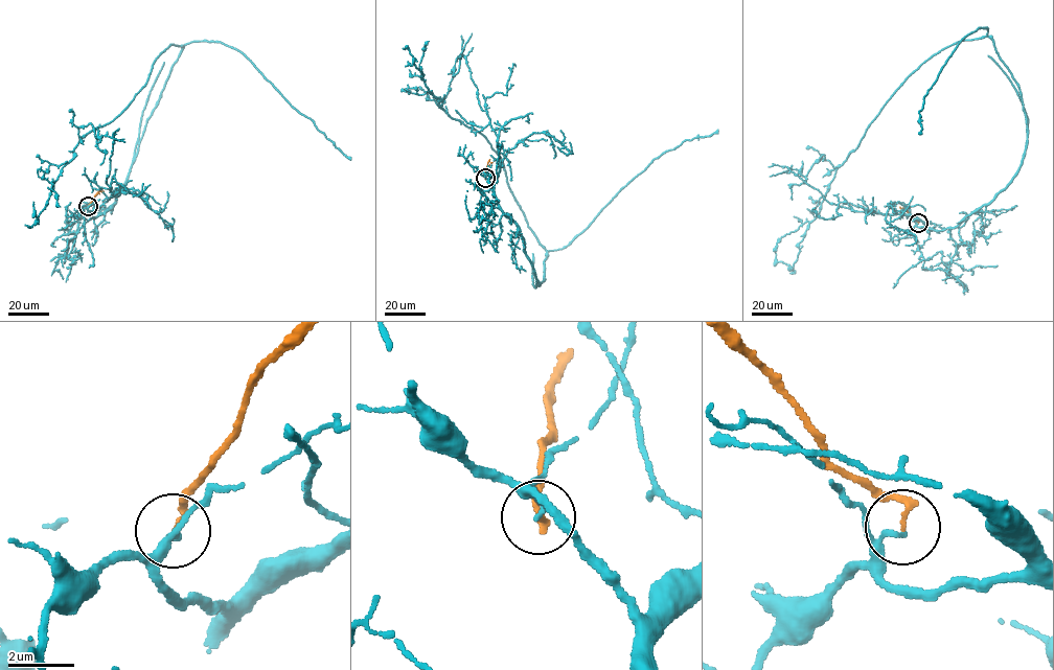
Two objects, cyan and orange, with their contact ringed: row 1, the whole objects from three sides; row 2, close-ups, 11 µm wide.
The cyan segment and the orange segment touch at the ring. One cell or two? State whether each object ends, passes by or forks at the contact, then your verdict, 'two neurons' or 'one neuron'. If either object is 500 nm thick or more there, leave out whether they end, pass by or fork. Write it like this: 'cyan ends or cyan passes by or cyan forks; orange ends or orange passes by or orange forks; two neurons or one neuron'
cyan passes by; orange ends; two neurons

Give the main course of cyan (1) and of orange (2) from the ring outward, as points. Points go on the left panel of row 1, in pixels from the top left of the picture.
1: (88, 207), (95, 218), (115, 203), (182, 45), (166, 48), (123, 111), (79, 140), (36, 222), (33, 202)
2: (88, 207), (98, 191), (104, 191)

